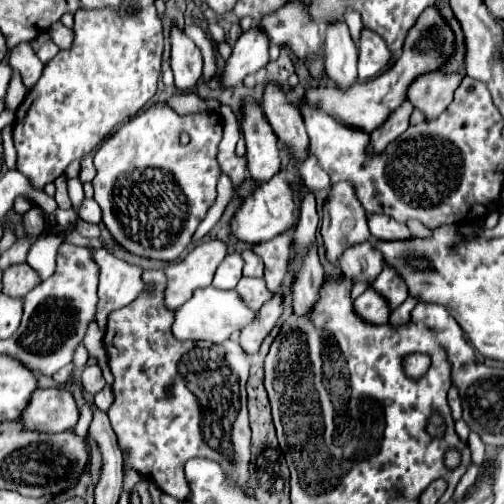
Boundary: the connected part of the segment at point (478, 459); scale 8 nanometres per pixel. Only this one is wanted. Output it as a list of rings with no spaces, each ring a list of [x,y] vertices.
[[[471,433],[469,435],[469,449],[471,449],[471,459],[477,467],[481,467],[485,463],[485,453],[487,453],[487,447],[485,443],[481,441],[481,437],[477,437],[477,433]]]

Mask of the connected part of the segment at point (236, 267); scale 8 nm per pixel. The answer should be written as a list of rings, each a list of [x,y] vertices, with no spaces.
[[[231,253],[223,259],[223,263],[219,265],[215,279],[213,279],[213,287],[217,289],[235,289],[235,285],[241,279],[241,269],[243,269],[243,259],[239,253]]]

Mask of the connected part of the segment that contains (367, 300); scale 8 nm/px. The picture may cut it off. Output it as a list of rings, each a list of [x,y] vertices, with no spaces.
[[[369,287],[363,295],[355,299],[355,311],[359,313],[361,319],[369,323],[385,323],[389,321],[389,315],[391,315],[389,303],[373,287]]]

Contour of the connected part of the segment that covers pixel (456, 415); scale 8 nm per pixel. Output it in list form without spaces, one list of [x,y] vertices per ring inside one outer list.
[[[455,385],[449,389],[449,407],[451,407],[453,419],[459,421],[461,419],[461,399],[459,399],[459,393],[457,393]]]

